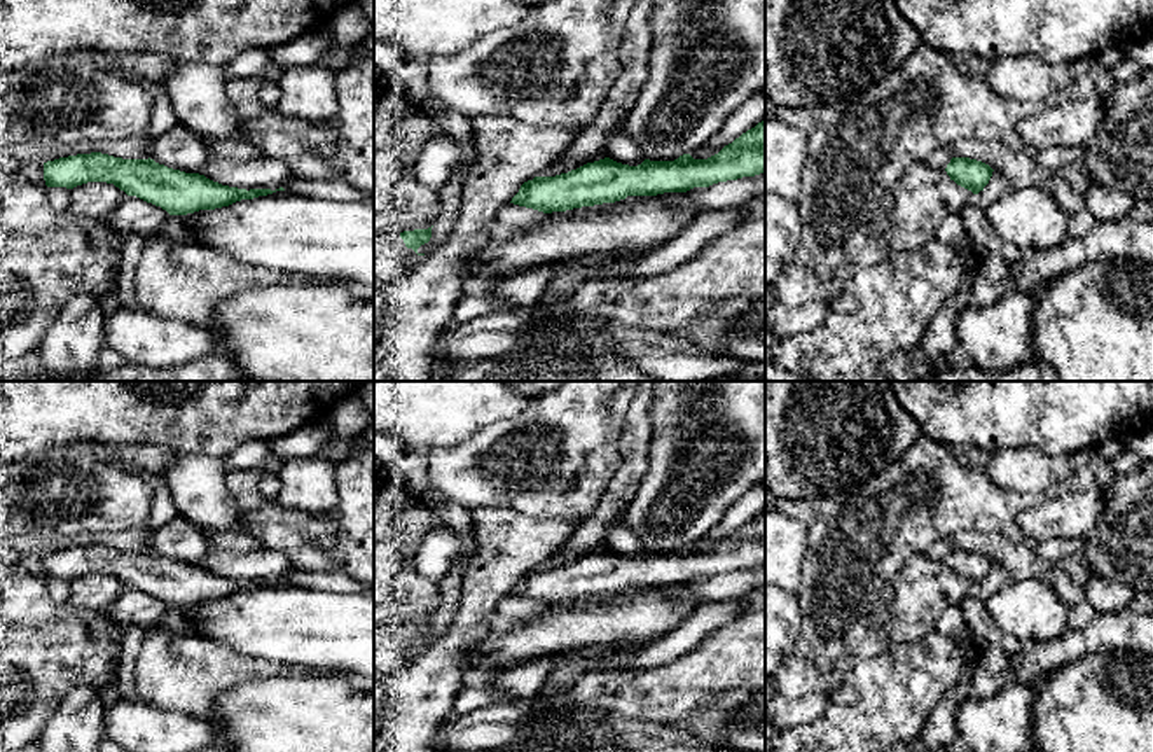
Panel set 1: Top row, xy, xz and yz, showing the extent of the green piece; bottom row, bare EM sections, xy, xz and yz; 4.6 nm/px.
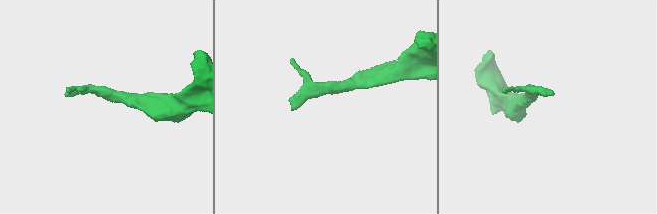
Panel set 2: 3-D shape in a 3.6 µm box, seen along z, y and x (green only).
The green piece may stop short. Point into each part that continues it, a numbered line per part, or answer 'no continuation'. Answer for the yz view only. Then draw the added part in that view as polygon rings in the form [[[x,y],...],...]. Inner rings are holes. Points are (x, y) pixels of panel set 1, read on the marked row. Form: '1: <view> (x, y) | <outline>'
no continuation

